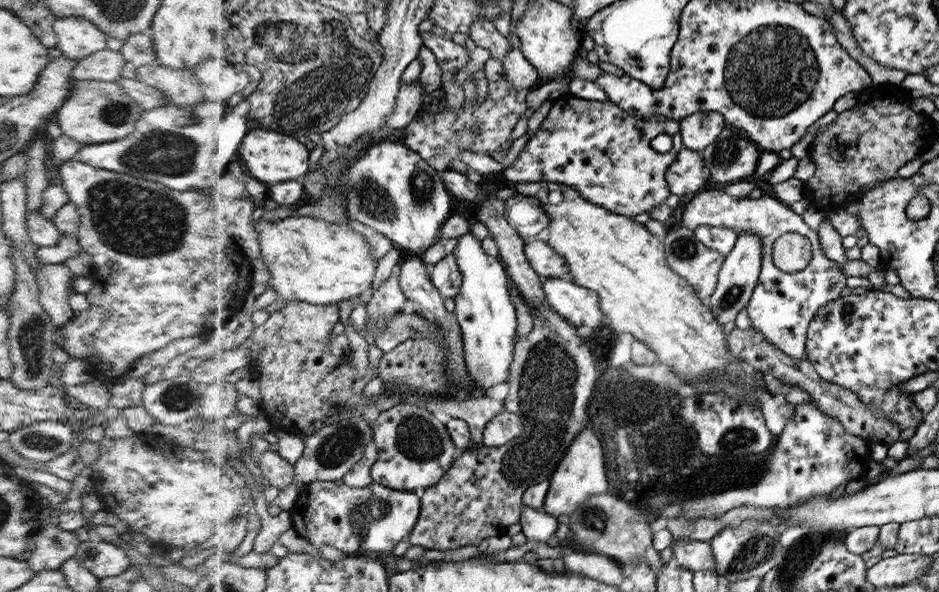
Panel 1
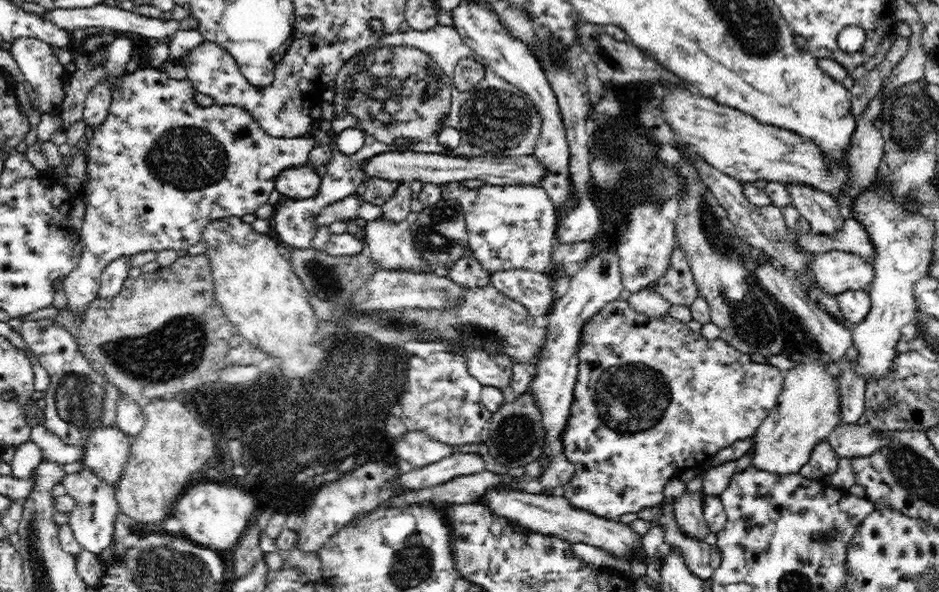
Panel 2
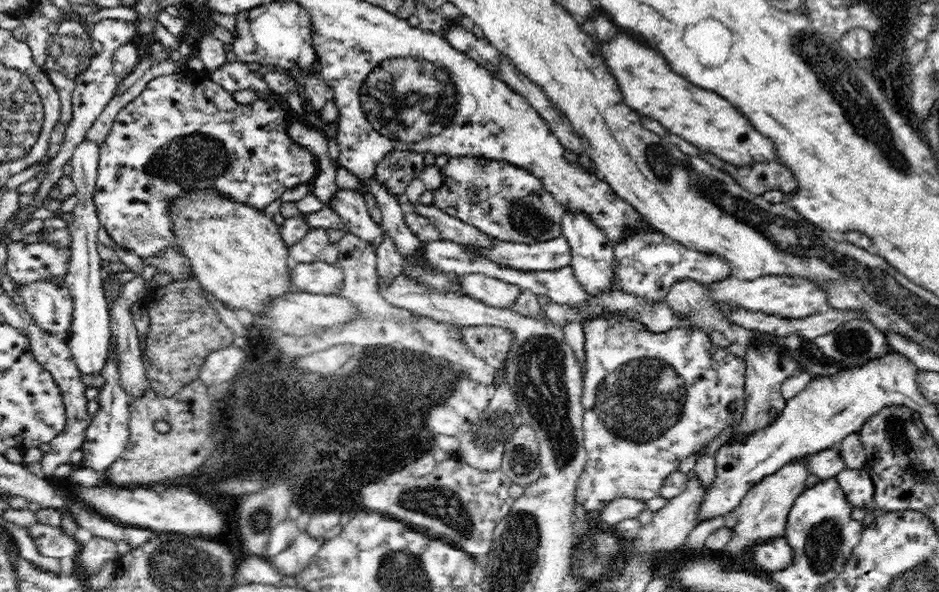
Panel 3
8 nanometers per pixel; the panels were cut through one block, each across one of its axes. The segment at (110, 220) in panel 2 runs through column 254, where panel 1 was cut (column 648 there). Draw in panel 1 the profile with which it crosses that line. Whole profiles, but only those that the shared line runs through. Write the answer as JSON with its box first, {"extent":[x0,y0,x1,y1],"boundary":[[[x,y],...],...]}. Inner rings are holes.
{"extent":[502,94,683,218],"boundary":[[[566,94],[554,101],[540,130],[529,137],[524,150],[502,174],[505,180],[513,183],[548,181],[571,186],[580,191],[590,203],[631,218],[643,213],[649,214],[653,208],[665,204],[672,193],[666,172],[683,148],[683,132],[678,120],[640,118],[632,112],[622,110],[611,101],[583,100]],[[660,134],[666,134],[673,139],[673,146],[668,152],[657,152],[651,146],[651,141]]]}

